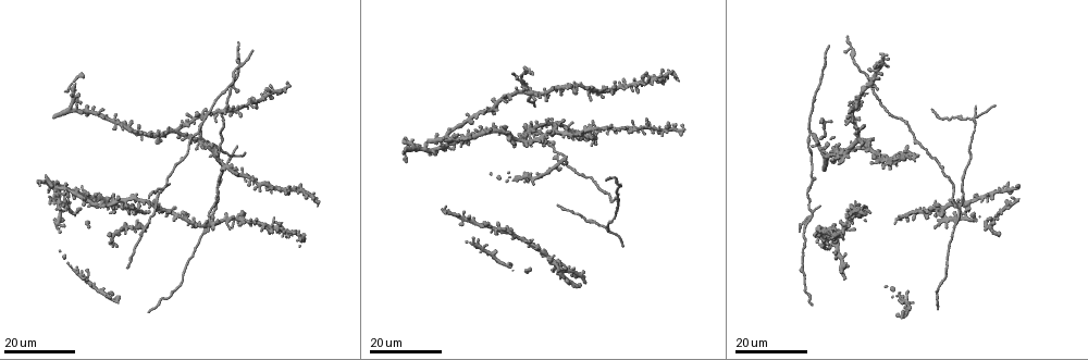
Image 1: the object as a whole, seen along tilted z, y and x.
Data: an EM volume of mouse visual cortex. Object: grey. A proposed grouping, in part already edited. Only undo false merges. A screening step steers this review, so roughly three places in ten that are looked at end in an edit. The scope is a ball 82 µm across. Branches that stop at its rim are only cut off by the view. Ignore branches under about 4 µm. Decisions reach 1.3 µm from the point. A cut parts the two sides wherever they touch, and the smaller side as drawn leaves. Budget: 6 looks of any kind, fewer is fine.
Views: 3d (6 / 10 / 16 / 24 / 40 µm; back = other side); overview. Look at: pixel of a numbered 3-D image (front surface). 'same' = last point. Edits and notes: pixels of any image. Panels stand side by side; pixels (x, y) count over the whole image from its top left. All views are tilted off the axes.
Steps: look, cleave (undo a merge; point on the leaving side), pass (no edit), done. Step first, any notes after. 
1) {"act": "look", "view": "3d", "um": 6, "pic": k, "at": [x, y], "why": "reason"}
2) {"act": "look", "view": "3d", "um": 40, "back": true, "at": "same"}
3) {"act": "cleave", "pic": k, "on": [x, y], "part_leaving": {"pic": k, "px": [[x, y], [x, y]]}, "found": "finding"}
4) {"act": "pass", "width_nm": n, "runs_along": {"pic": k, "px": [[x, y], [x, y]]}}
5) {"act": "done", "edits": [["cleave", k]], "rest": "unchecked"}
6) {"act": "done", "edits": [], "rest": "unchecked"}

{"act": "look", "view": "3d", "um": 16, "pic": 1, "at": [958, 207], "why": "a fork"}

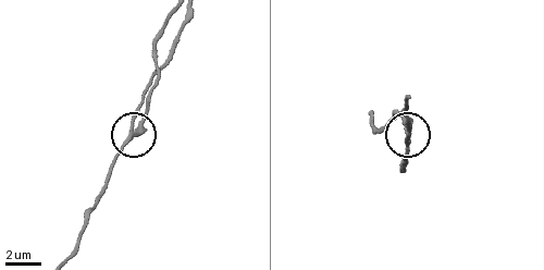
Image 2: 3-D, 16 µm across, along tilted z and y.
{"act": "look", "view": "3d", "um": 6, "pic": 2, "at": [130, 135]}

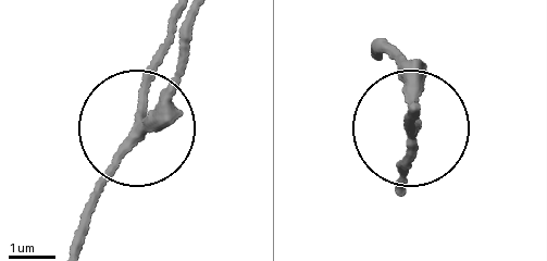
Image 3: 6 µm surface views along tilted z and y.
{"act": "look", "view": "3d", "um": 6, "back": true, "pic": 3, "at": [138, 131]}

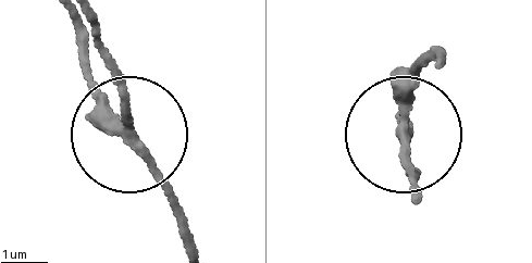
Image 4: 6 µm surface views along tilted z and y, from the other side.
{"act": "pass", "arms": 3, "runs_along": {"pic": 4, "px": [[74, 15], [99, 97], [134, 132], [93, 19]]}, "found": "one neuron here"}

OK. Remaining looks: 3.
{"act": "look", "view": "3d", "um": 16, "pic": 1, "at": [232, 157], "why": "four arms meet"}

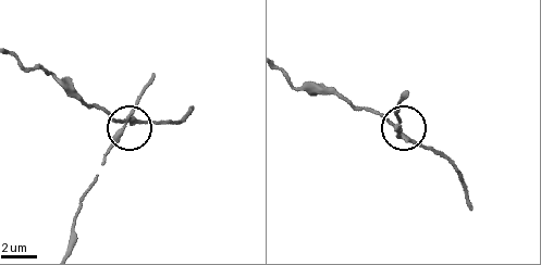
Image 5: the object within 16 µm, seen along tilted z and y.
{"act": "look", "view": "3d", "um": 6, "pic": 5, "at": [392, 125], "why": "closer look"}

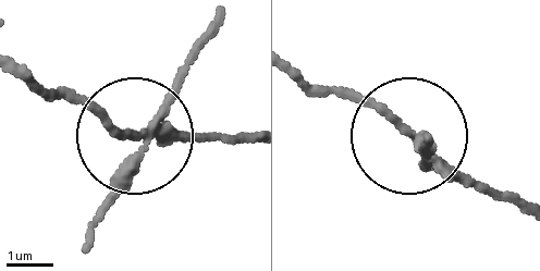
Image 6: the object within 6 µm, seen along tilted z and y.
{"act": "cleave", "pic": 6, "on": [194, 137], "side_arm_um": 8, "arms": 4, "found": "a second neuron is stuck on"}

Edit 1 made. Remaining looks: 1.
{"act": "done", "edits": [["cleave", 6]], "rest": "unchecked"}

